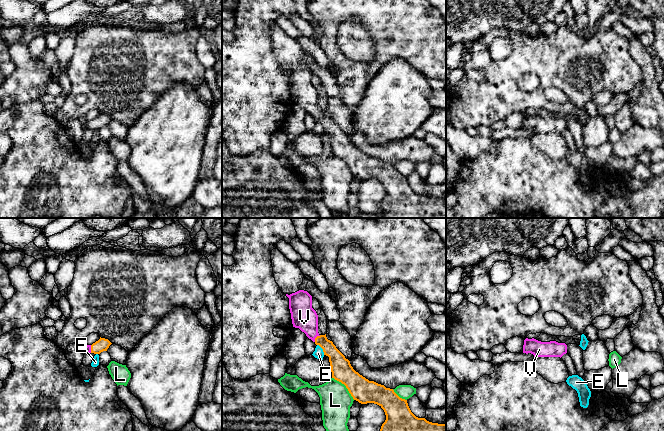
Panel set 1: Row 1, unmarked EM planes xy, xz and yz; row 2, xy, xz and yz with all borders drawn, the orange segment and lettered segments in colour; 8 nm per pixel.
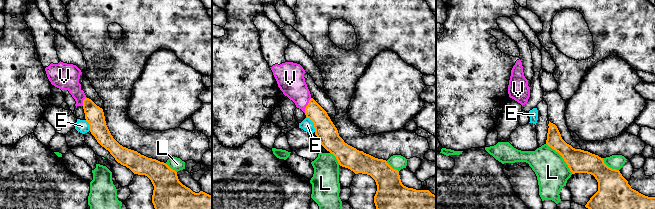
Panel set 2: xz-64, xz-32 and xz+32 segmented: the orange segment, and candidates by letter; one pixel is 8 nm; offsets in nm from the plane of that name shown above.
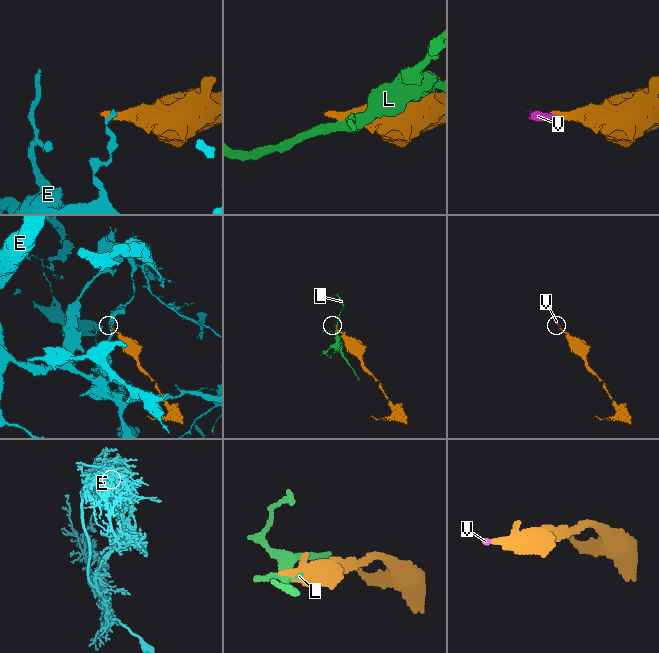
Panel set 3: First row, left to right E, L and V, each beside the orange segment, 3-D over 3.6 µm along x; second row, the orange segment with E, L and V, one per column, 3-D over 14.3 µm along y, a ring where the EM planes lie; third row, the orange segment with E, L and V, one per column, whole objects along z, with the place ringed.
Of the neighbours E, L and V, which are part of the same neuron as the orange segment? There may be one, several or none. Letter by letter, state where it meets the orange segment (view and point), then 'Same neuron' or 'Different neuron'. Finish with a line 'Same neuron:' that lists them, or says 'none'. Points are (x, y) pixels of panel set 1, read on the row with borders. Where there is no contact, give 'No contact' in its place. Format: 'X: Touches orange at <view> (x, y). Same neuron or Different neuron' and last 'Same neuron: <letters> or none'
E: Touches orange at xz (322, 348). Different neuron
L: Touches orange at xz (345, 385). Different neuron
V: Touches orange at xz (316, 337). Same neuron
Same neuron: V

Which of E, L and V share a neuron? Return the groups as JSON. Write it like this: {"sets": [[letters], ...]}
{"sets": [["E"], ["L"], ["V"]]}

